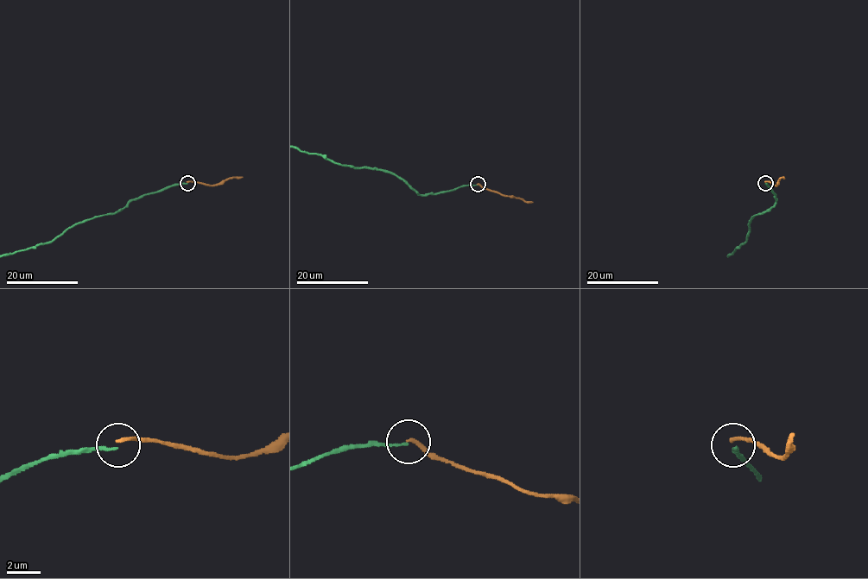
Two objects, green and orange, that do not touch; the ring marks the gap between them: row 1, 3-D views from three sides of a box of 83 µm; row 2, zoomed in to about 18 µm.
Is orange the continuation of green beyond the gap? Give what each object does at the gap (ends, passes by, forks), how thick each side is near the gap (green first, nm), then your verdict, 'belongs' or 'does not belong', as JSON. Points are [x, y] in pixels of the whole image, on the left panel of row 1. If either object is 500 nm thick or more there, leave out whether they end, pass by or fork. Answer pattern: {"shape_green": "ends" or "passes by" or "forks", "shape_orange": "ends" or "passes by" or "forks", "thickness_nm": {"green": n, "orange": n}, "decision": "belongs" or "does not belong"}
{"shape_green": "ends", "shape_orange": "ends", "thickness_nm": {"green": 170, "orange": 240}, "decision": "does not belong"}

